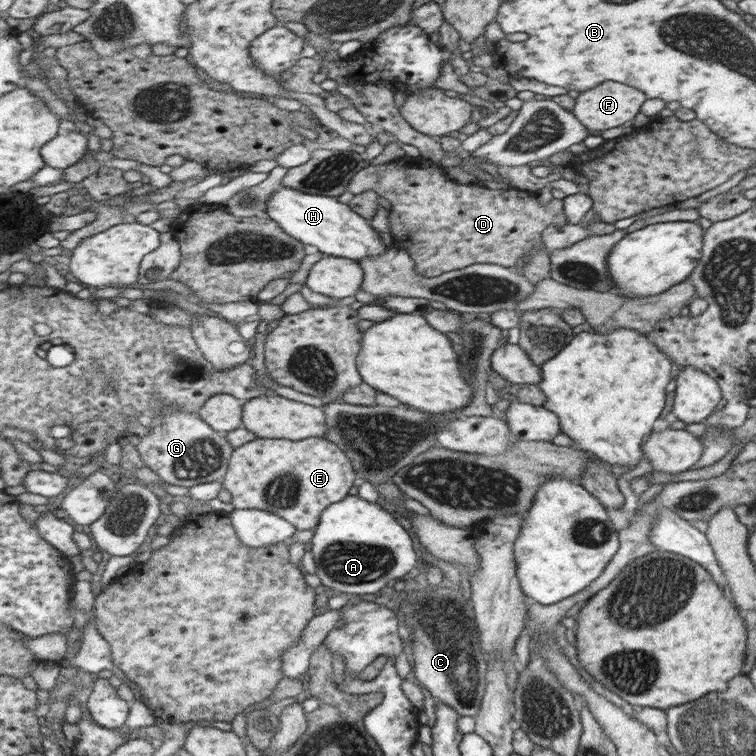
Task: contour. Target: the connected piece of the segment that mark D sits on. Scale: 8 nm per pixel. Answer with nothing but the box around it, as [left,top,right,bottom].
[347,155,567,278]

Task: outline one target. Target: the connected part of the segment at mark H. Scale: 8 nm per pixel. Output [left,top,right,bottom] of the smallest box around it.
[265,186,385,263]

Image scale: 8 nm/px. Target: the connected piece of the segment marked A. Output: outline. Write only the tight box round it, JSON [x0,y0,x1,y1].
[310,495,415,595]

